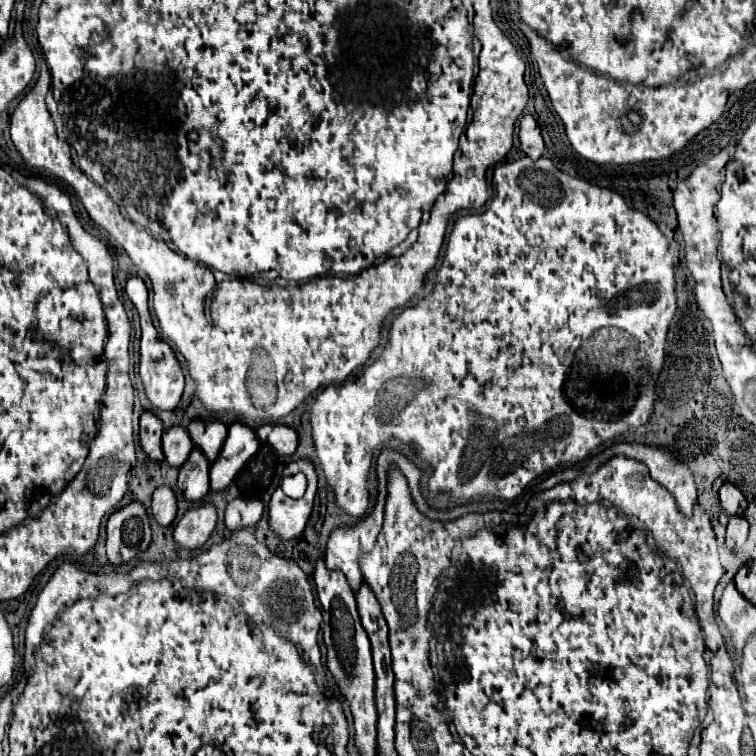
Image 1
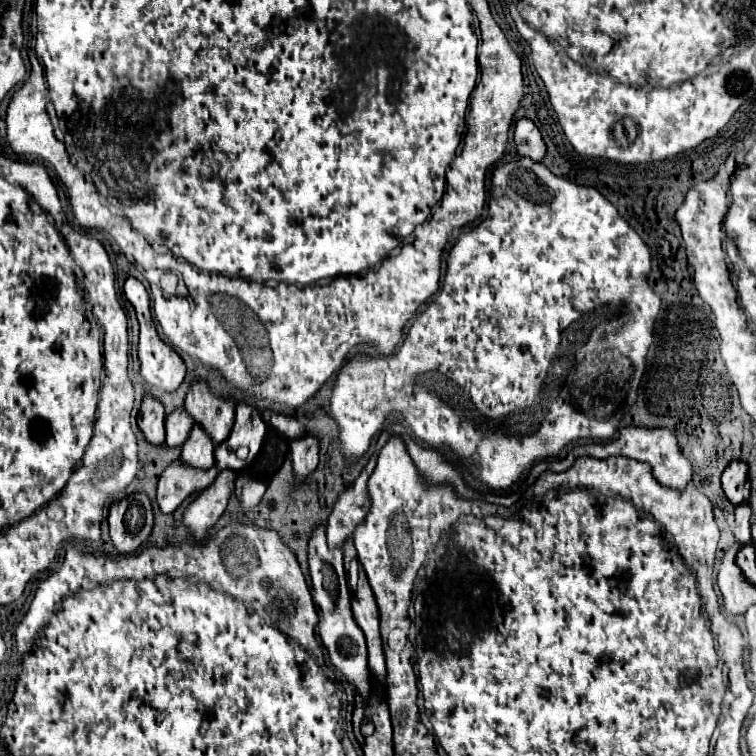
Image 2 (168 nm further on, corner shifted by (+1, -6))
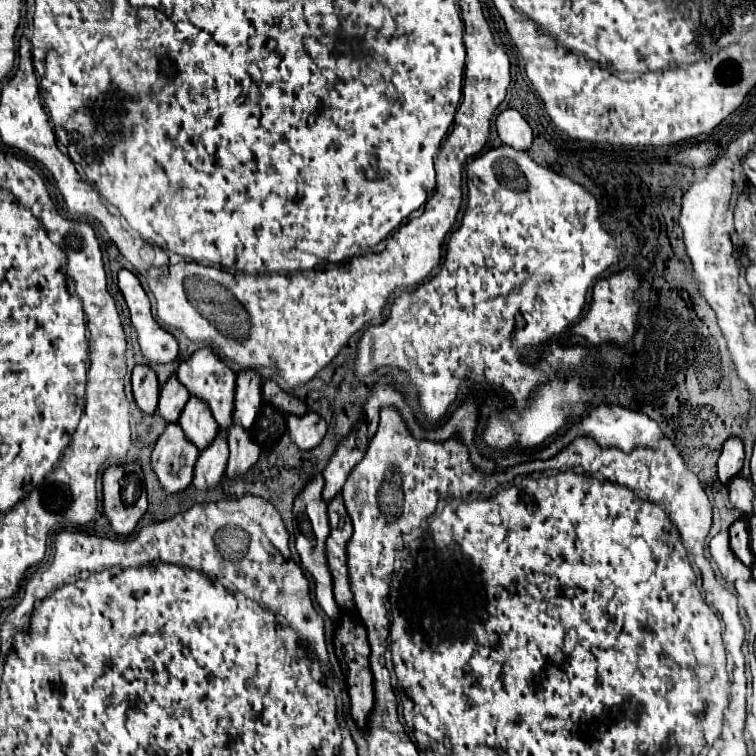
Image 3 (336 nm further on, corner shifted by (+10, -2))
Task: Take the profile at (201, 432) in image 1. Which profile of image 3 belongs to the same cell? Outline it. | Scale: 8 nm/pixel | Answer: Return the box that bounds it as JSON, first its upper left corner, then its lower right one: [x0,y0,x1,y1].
[177,348,235,428]

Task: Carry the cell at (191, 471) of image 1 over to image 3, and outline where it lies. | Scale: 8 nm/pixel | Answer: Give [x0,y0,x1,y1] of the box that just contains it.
[179,398,219,450]

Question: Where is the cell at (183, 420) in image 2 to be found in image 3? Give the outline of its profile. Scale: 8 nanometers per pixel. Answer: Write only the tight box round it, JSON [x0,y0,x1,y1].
[157,374,189,422]

